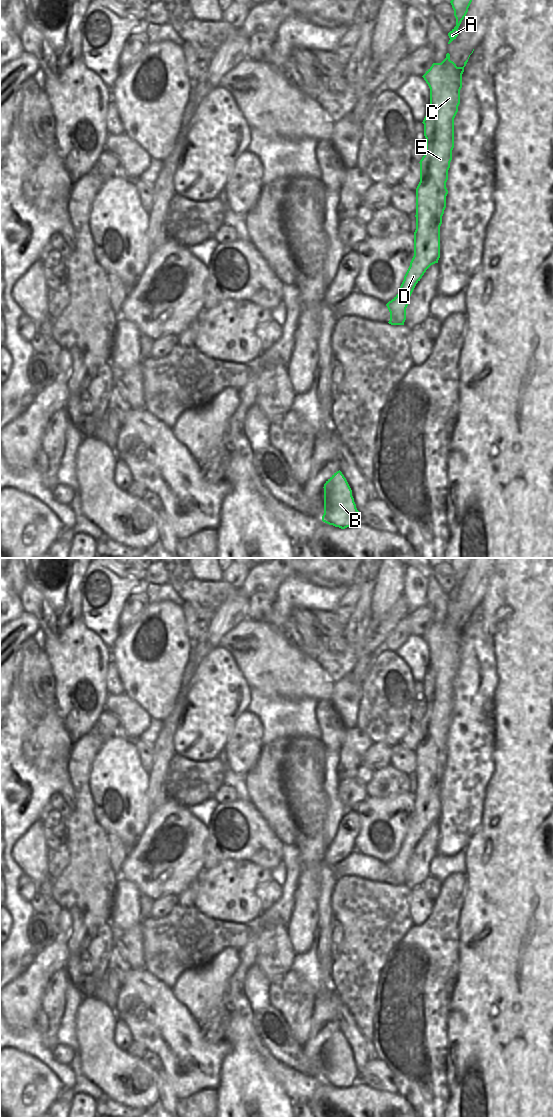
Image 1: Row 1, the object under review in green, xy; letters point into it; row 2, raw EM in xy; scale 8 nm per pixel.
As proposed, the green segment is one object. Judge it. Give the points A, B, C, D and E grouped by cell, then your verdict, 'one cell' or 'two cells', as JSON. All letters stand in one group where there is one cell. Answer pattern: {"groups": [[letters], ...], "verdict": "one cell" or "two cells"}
{"groups": [["A", "B", "C", "D", "E"]], "verdict": "one cell"}

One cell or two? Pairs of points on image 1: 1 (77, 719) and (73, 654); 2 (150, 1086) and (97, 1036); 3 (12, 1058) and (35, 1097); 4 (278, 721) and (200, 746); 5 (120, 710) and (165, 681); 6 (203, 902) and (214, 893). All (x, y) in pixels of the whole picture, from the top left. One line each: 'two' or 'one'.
1: one
2: one
3: one
4: two
5: two
6: one

